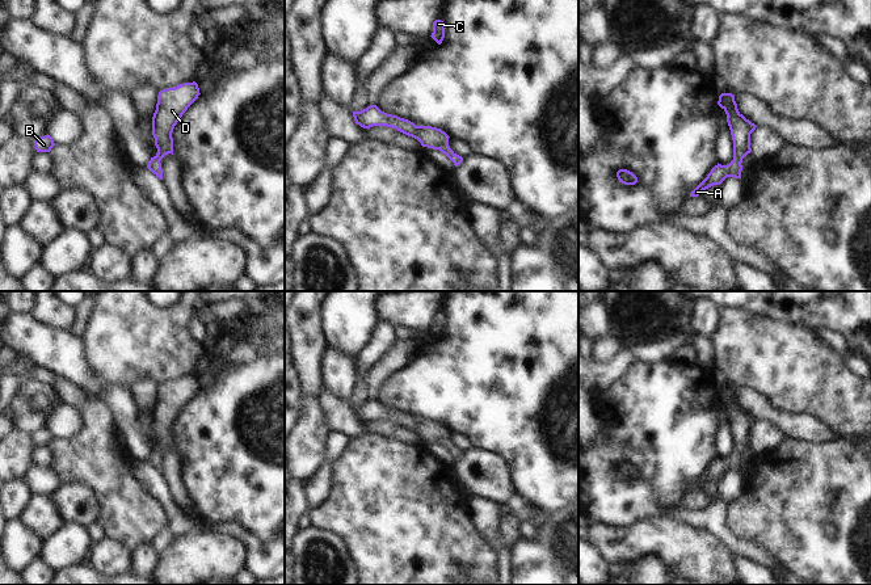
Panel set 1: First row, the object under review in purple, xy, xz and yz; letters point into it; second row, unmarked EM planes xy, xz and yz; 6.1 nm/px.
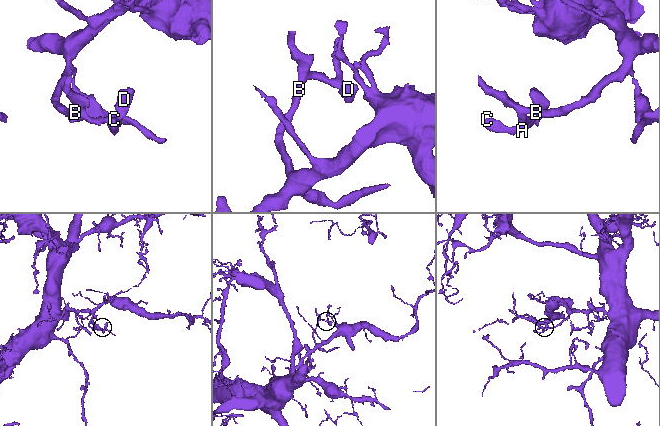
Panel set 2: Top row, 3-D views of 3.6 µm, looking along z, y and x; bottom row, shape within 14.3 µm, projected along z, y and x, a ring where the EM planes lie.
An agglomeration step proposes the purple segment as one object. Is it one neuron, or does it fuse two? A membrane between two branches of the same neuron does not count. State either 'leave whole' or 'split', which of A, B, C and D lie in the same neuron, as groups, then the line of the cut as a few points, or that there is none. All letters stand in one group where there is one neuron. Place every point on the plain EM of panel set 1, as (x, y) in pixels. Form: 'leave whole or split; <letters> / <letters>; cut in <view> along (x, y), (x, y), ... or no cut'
leave whole; A B C D; no cut

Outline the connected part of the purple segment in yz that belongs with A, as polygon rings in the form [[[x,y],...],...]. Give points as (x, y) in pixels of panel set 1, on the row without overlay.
[[[721,387],[718,399],[727,408],[727,416],[733,434],[733,454],[727,459],[718,456],[707,471],[690,487],[690,491],[698,491],[703,484],[714,479],[720,479],[727,471],[741,472],[742,453],[752,446],[750,428],[757,420],[739,405],[732,387]]]

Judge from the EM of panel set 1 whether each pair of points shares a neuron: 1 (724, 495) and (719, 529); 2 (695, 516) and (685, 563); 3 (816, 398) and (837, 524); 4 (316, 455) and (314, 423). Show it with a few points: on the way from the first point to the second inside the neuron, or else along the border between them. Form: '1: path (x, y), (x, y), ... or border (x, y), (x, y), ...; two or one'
1: border (719, 497), (726, 503); two
2: border (665, 514), (706, 529), (720, 541); two
3: path (845, 429), (845, 447), (837, 466), (837, 492); one
4: path (314, 447), (314, 430); one

